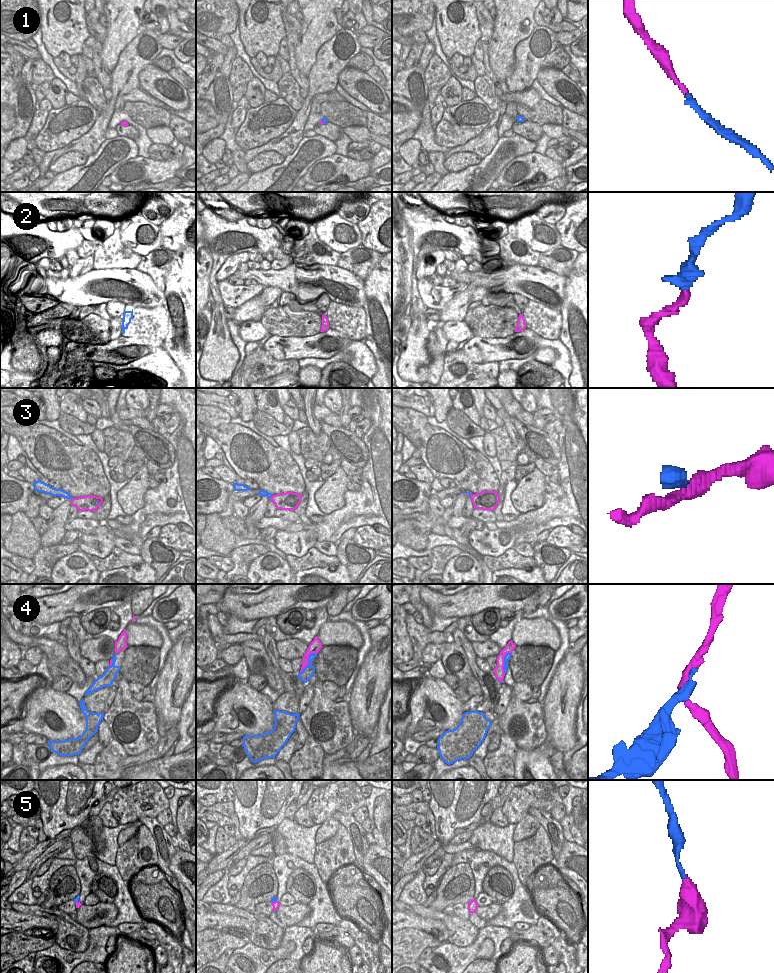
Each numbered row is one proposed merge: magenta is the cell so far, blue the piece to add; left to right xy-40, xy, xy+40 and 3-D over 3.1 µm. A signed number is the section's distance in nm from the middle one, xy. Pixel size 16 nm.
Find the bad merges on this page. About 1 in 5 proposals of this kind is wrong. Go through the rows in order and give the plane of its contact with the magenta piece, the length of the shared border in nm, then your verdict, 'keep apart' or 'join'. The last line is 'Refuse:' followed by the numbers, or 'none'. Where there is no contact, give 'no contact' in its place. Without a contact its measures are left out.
1: xy | 80 nm | join
2: no contact | join
3: xy | 100 nm | keep apart
4: xy | 420 nm | keep apart
5: xy | 100 nm | join
Refuse: 3, 4

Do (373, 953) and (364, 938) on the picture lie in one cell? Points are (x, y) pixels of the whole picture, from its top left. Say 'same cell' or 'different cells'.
same cell

